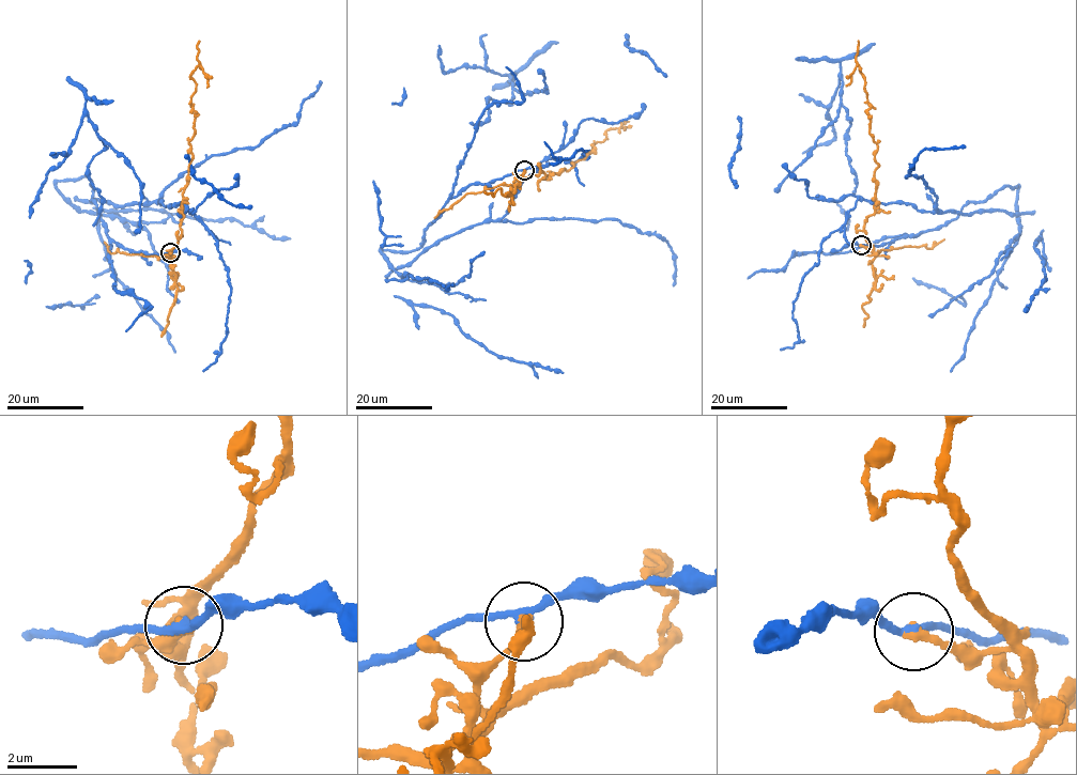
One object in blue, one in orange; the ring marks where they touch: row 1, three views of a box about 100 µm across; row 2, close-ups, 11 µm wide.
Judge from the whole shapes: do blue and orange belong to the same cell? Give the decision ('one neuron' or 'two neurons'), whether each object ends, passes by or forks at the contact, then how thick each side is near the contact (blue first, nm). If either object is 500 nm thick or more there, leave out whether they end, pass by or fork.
two neurons; blue passes by; orange ends; calibres 200 and 280 nm

